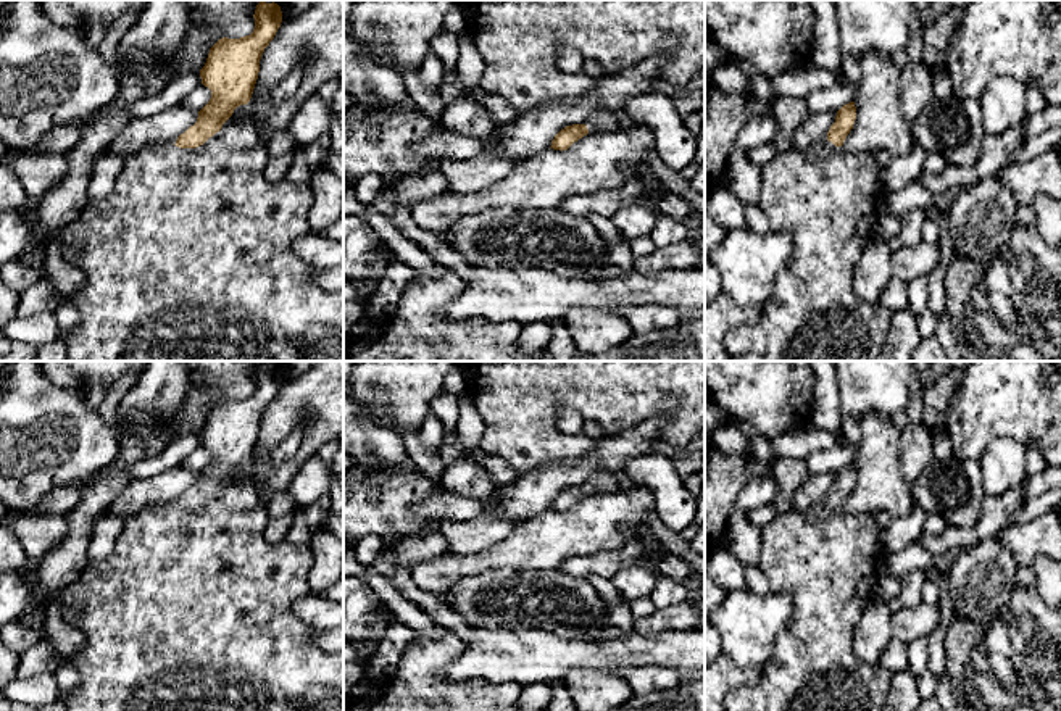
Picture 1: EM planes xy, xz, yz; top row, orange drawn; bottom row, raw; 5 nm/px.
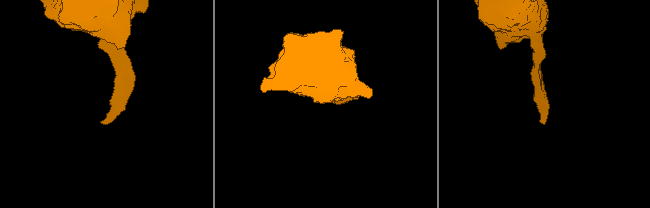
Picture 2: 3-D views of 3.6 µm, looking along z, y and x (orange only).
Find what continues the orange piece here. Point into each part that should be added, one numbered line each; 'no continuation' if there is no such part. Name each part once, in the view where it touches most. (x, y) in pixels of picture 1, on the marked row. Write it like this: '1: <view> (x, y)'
1: xy (191, 257)

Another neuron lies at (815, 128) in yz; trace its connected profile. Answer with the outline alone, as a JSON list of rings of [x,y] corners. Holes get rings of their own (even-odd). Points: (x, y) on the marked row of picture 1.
[[[834,111],[809,113],[793,134],[793,148],[806,150],[826,139],[830,126],[835,123],[835,116],[837,113]]]

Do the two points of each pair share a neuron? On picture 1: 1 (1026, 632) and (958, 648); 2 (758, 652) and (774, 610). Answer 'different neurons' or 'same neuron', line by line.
1: same neuron
2: same neuron

